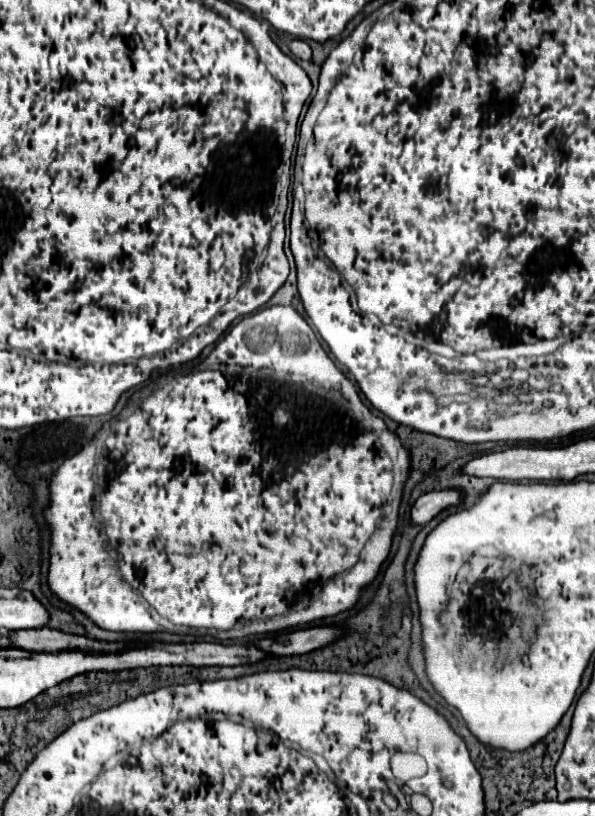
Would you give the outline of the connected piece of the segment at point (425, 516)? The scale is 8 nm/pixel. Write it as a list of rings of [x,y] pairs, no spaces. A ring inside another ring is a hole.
[[[458,488],[434,490],[428,494],[422,494],[412,508],[412,522],[422,526],[422,524],[430,522],[436,514],[440,514],[444,508],[458,506],[462,500],[464,500],[464,492]]]

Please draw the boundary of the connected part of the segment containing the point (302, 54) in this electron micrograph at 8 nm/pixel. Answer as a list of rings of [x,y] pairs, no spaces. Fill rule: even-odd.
[[[292,40],[290,42],[290,52],[304,62],[310,62],[310,58],[312,58],[312,50],[304,40]]]

